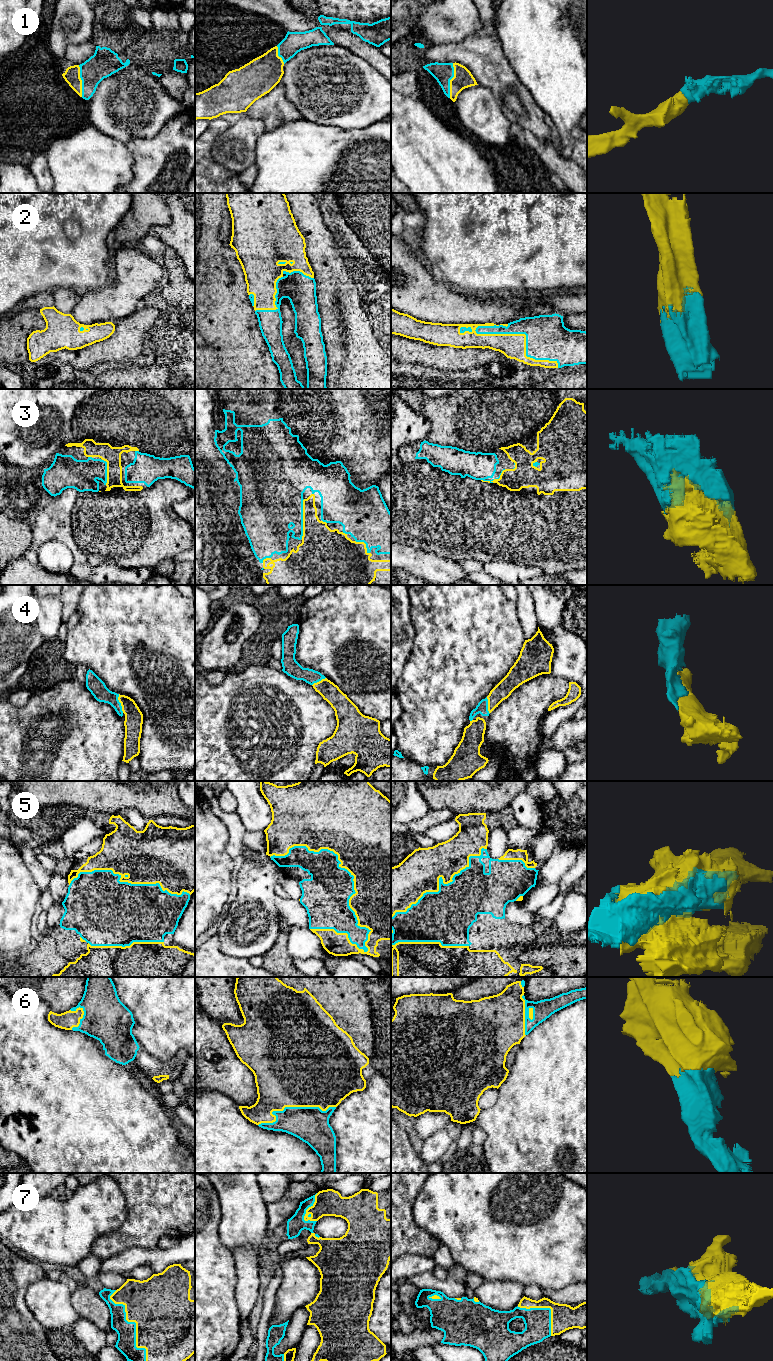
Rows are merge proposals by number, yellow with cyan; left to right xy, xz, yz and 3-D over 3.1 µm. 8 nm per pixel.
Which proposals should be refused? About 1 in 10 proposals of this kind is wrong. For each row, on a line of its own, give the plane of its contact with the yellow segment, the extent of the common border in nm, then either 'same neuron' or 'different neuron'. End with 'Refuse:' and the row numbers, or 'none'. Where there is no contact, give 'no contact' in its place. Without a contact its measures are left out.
1: yz | 280 nm | same neuron
2: yz | 750 nm | same neuron
3: xz | 320 nm | same neuron
4: xy | 160 nm | same neuron
5: xz | 1100 nm | same neuron
6: xz | 650 nm | same neuron
7: xy | 600 nm | same neuron
Refuse: none

